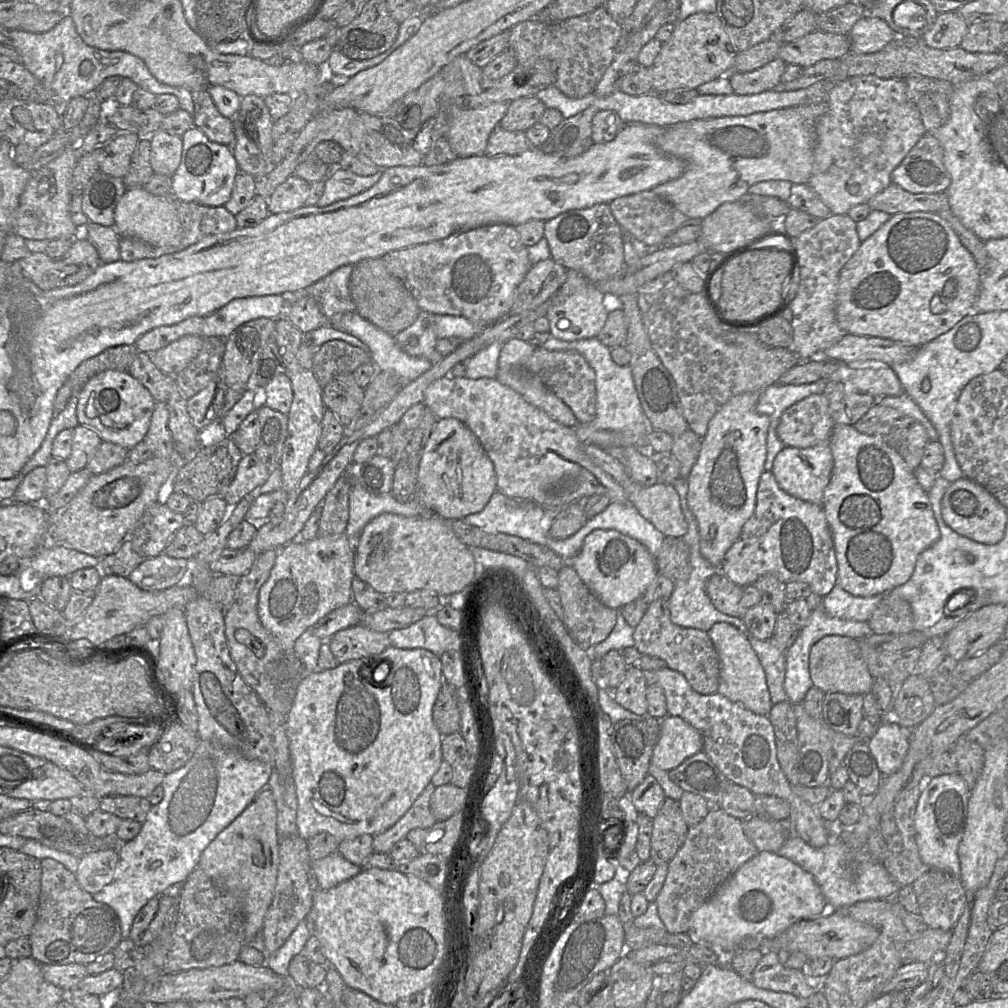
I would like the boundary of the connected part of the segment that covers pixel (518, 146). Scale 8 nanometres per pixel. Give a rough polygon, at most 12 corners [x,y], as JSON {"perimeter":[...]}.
{"perimeter":[[499,125],[490,134],[484,154],[518,155],[532,148],[526,133]]}

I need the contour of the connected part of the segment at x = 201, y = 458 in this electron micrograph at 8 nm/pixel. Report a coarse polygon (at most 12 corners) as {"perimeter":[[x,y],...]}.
{"perimeter":[[229,436],[202,446],[171,490],[194,502],[222,496],[243,453]]}

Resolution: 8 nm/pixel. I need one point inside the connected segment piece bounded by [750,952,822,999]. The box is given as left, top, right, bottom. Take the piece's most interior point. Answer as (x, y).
(770, 974)

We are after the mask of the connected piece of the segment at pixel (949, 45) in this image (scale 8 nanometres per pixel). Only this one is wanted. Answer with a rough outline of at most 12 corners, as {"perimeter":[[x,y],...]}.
{"perimeter":[[958,12],[941,13],[922,41],[960,47],[969,25]]}

